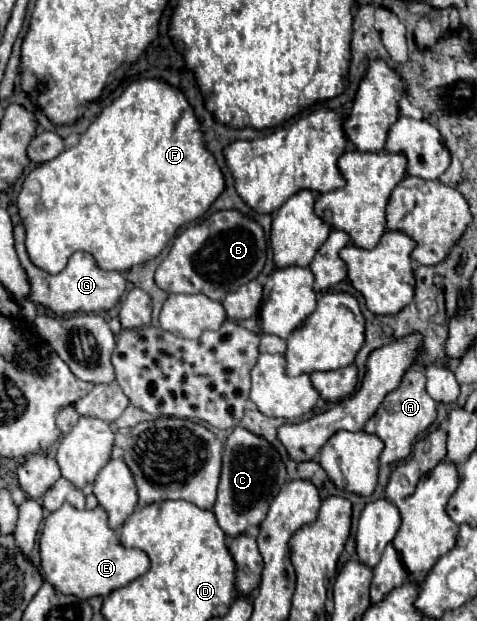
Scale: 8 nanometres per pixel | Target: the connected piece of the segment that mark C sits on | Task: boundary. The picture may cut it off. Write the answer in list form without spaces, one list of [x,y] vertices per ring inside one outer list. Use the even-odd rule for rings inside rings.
[[[237,426],[223,448],[223,470],[217,502],[213,508],[217,524],[221,526],[225,536],[233,538],[247,532],[249,526],[259,526],[267,516],[273,496],[277,496],[277,492],[285,484],[285,476],[285,464],[281,462],[277,450],[265,438]]]

